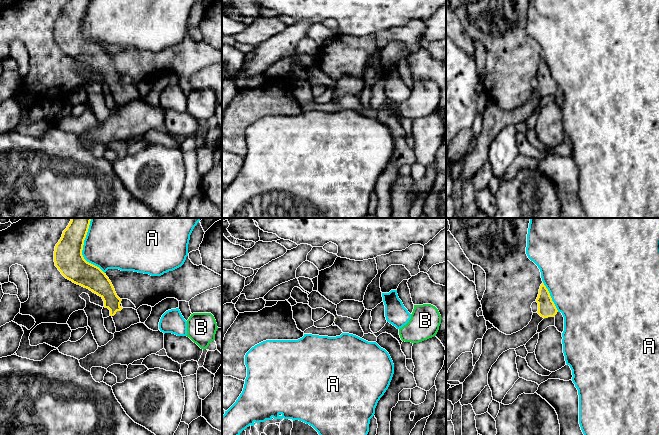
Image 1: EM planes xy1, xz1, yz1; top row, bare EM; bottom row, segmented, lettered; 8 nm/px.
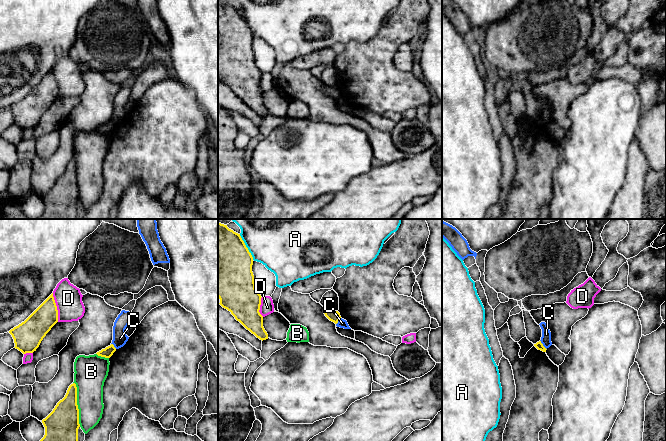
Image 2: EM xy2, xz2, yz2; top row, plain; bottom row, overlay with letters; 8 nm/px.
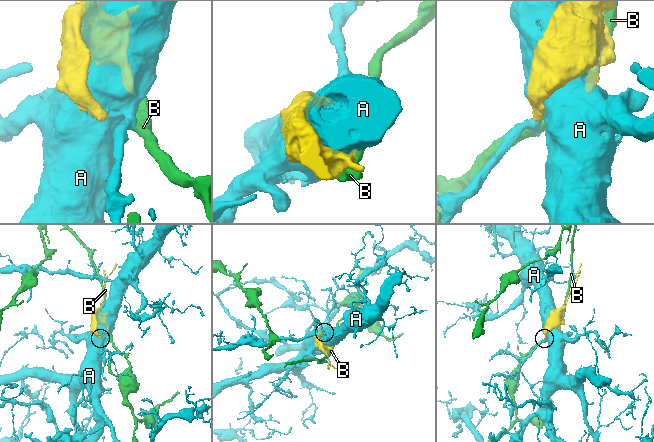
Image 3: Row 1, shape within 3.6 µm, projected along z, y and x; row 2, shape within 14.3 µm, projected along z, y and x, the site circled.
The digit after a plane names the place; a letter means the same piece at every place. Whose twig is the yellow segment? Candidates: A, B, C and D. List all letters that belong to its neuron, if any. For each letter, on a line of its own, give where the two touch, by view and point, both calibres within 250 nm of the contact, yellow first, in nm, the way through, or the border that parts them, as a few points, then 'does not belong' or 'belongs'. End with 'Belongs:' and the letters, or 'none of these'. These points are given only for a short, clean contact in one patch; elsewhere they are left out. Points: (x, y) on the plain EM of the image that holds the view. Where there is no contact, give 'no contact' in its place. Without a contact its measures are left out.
A: contact xy1 (81, 27); calibres 240 and 360 nm; does not belong
B: contact xy2 (76, 180); calibres 280 and 260 nm; does not belong
C: contact yz2 (542, 121); calibres 60 and 80 nm; border yz2 (540, 116), (546, 125); does not belong
D: contact xy2 (56, 83); calibres 200 and 220 nm; does not belong
Belongs: none of these

